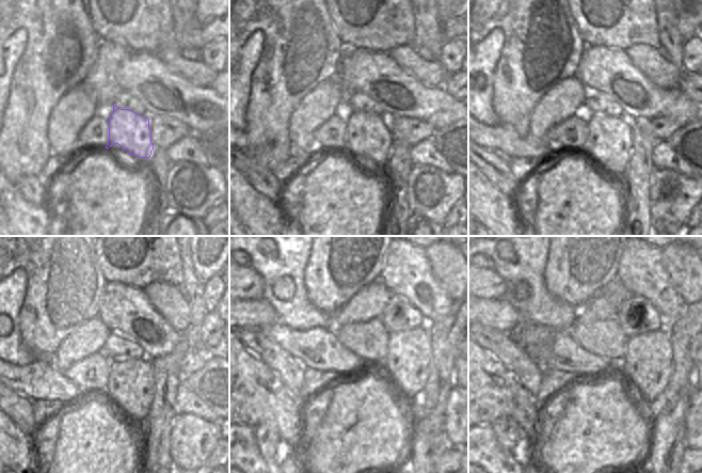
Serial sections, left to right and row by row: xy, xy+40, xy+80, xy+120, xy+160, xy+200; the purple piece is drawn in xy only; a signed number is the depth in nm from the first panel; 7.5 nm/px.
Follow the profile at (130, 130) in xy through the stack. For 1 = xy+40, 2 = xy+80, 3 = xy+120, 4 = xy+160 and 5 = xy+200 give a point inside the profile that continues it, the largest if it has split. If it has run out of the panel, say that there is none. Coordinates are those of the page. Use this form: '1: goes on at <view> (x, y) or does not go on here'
1: goes on at xy+40 (370, 131)
2: goes on at xy+80 (612, 135)
3: goes on at xy+120 (136, 376)
4: goes on at xy+160 (408, 366)
5: goes on at xy+200 (648, 366)

